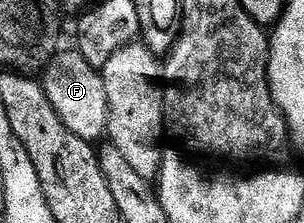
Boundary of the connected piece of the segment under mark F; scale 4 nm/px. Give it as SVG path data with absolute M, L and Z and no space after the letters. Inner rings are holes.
M76 48L57 51L43 69L40 83L62 123L72 134L89 143L95 143L107 129L109 103L103 75L94 69Z

